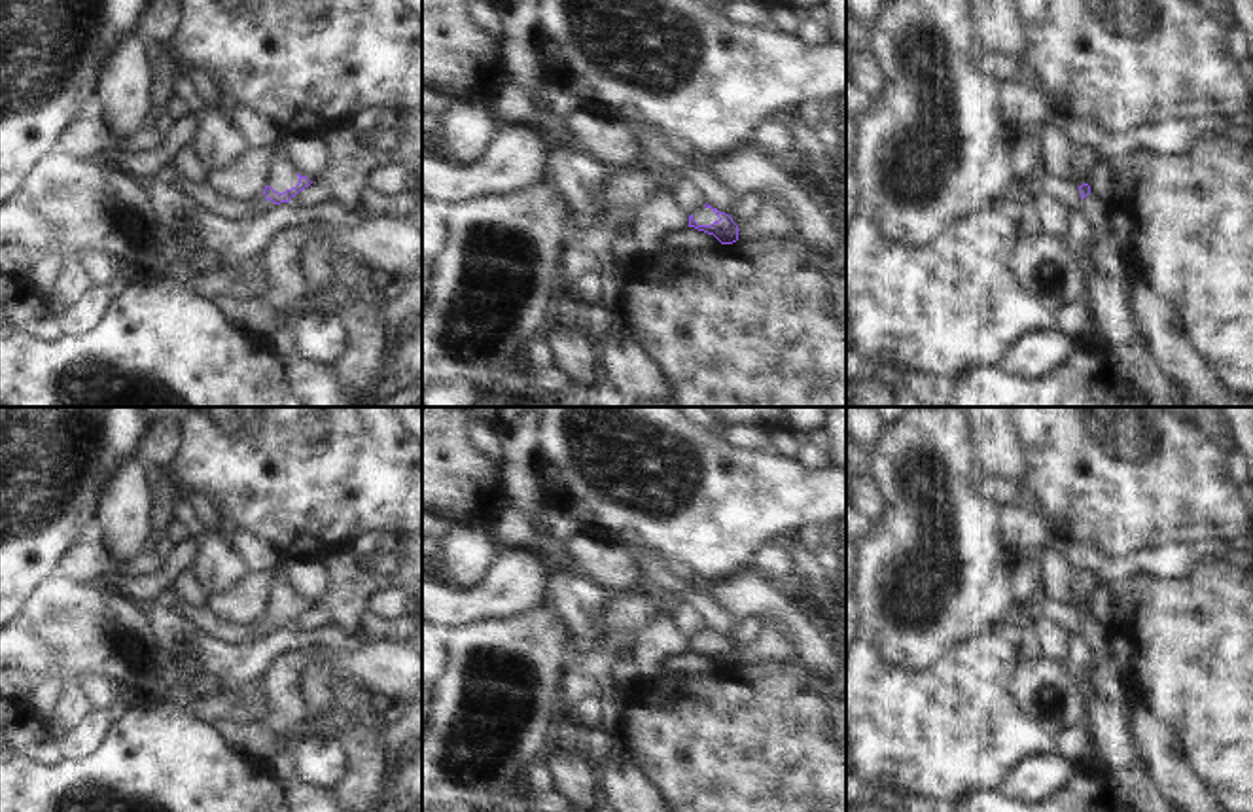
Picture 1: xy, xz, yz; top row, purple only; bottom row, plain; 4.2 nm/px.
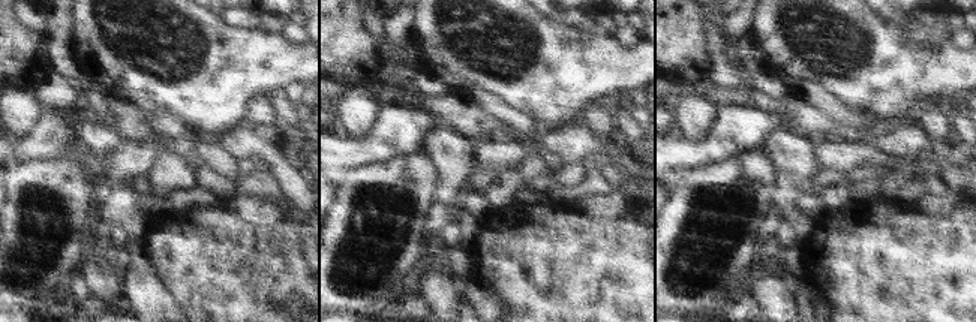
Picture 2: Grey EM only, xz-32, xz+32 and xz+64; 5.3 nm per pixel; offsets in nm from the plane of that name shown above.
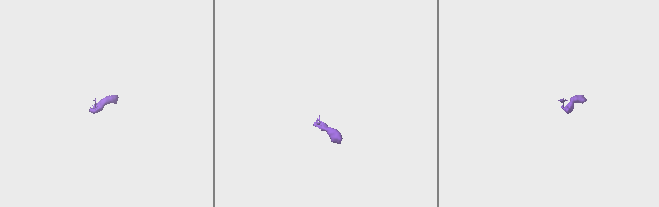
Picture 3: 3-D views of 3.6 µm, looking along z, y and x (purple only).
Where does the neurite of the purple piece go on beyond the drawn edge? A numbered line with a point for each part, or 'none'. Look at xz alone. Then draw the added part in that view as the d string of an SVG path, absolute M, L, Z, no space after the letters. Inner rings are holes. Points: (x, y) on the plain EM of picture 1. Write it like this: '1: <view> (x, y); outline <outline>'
1: xz (703, 640); outline M700 630L693 636L693 644L698 649L712 649L714 645L719 645L717 638L712 632Z

